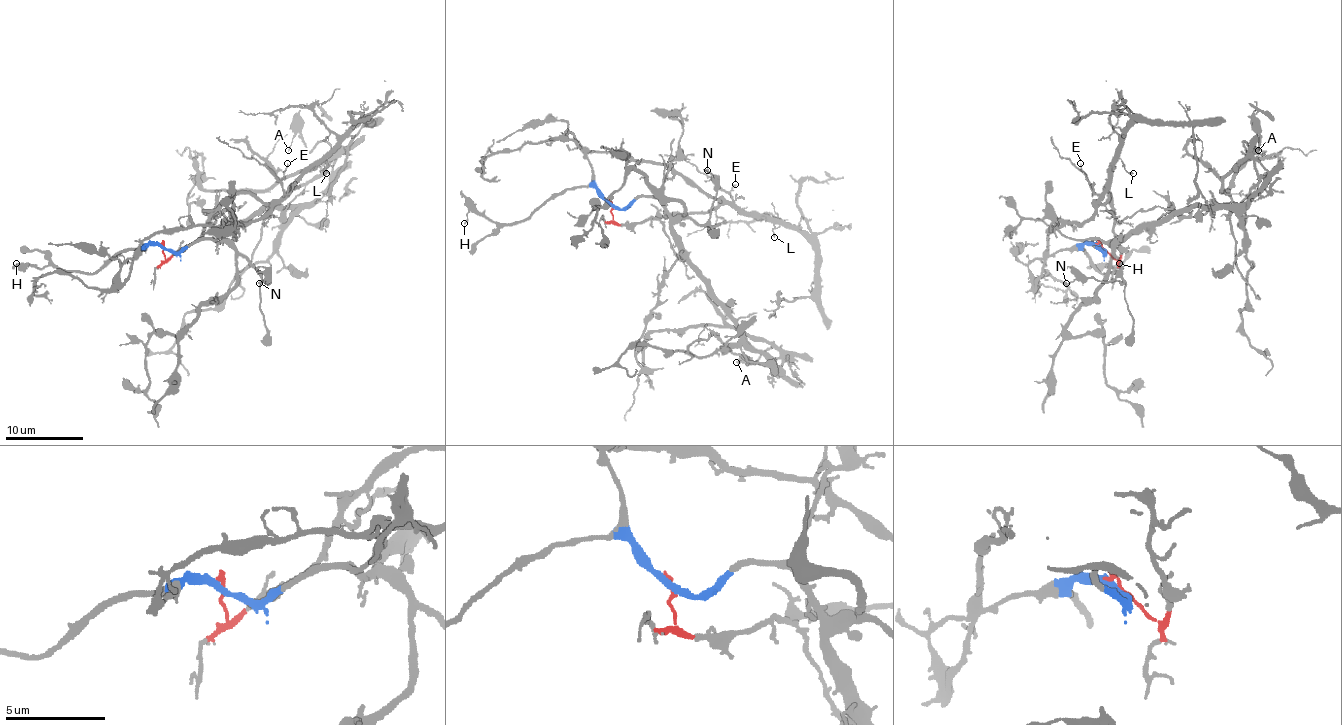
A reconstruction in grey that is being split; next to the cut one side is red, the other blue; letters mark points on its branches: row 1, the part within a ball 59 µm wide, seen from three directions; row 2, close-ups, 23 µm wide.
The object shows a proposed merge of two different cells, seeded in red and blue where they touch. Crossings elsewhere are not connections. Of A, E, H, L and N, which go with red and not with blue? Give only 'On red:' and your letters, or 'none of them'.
On red: E, L

